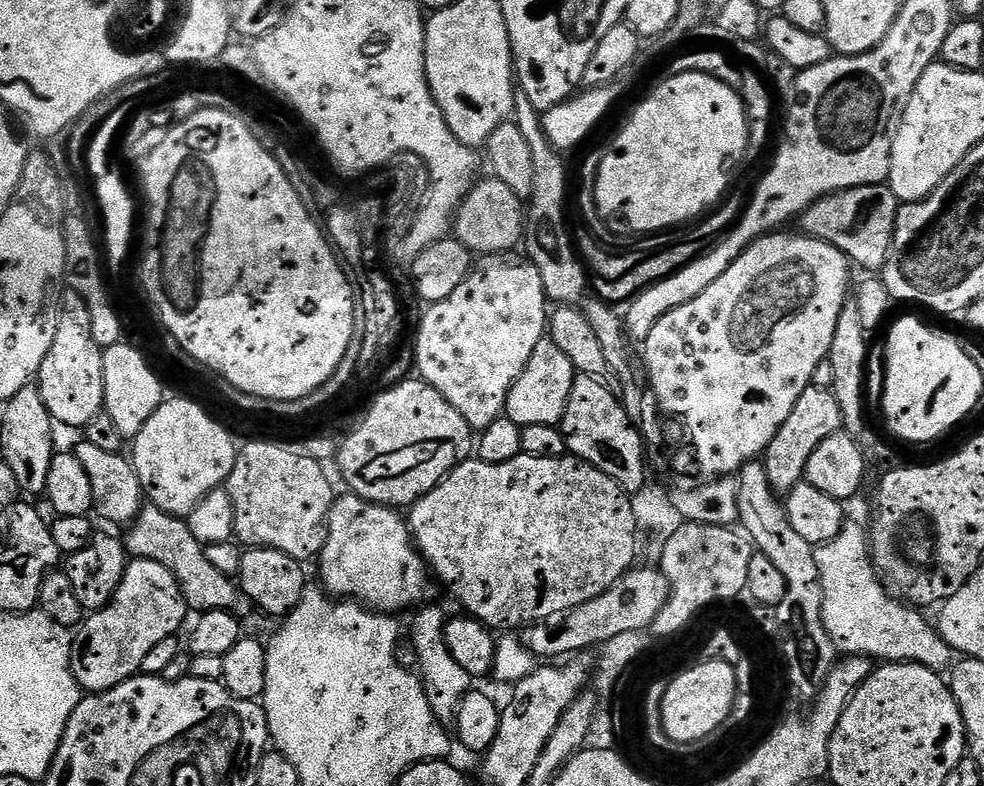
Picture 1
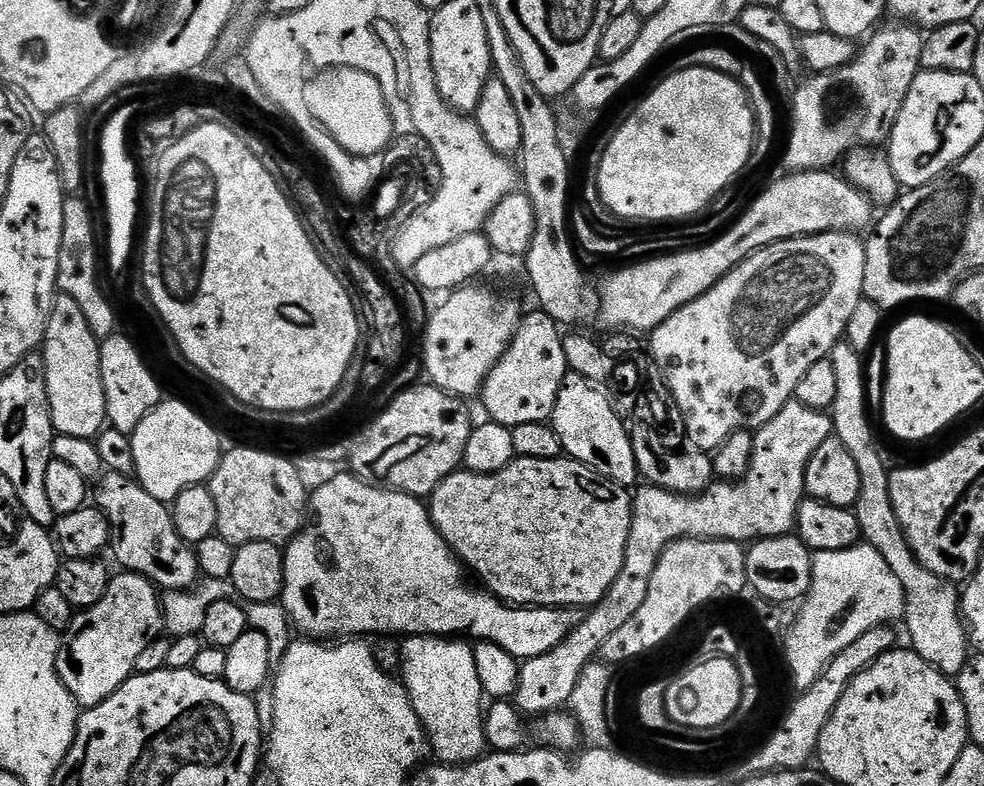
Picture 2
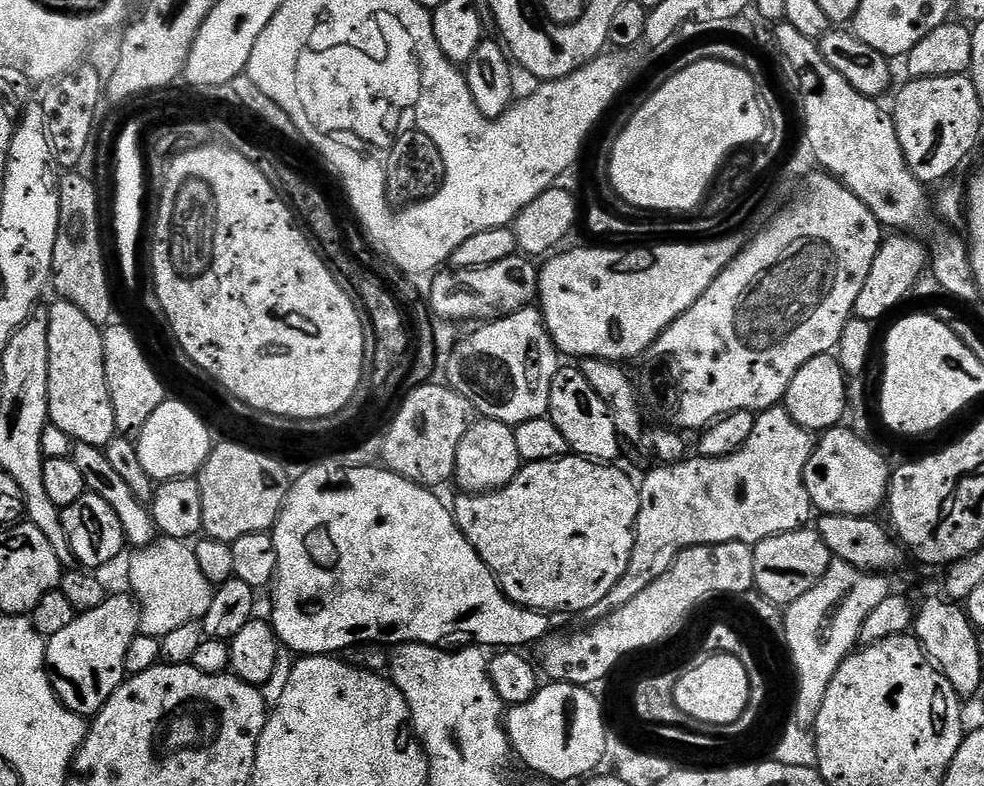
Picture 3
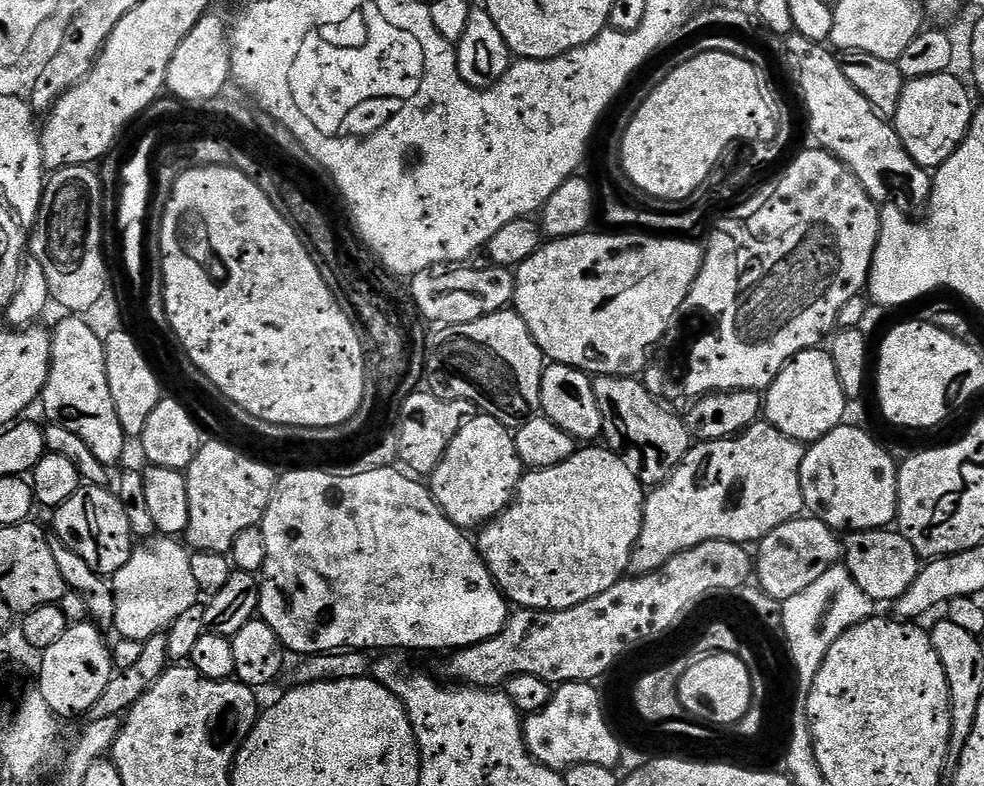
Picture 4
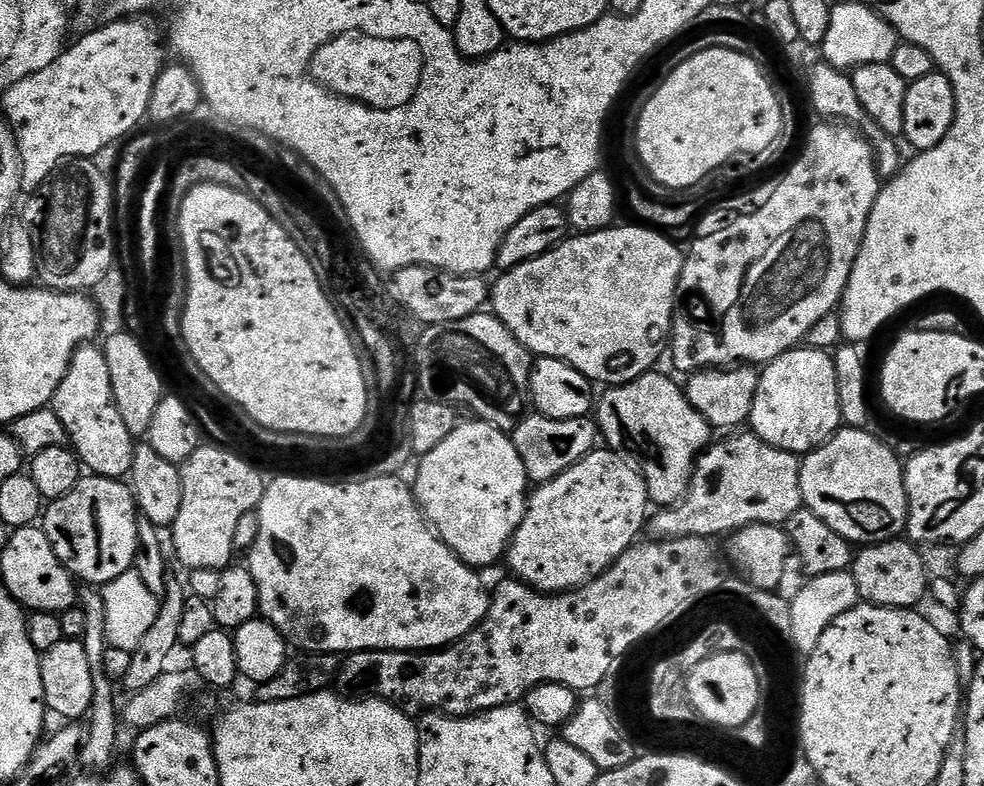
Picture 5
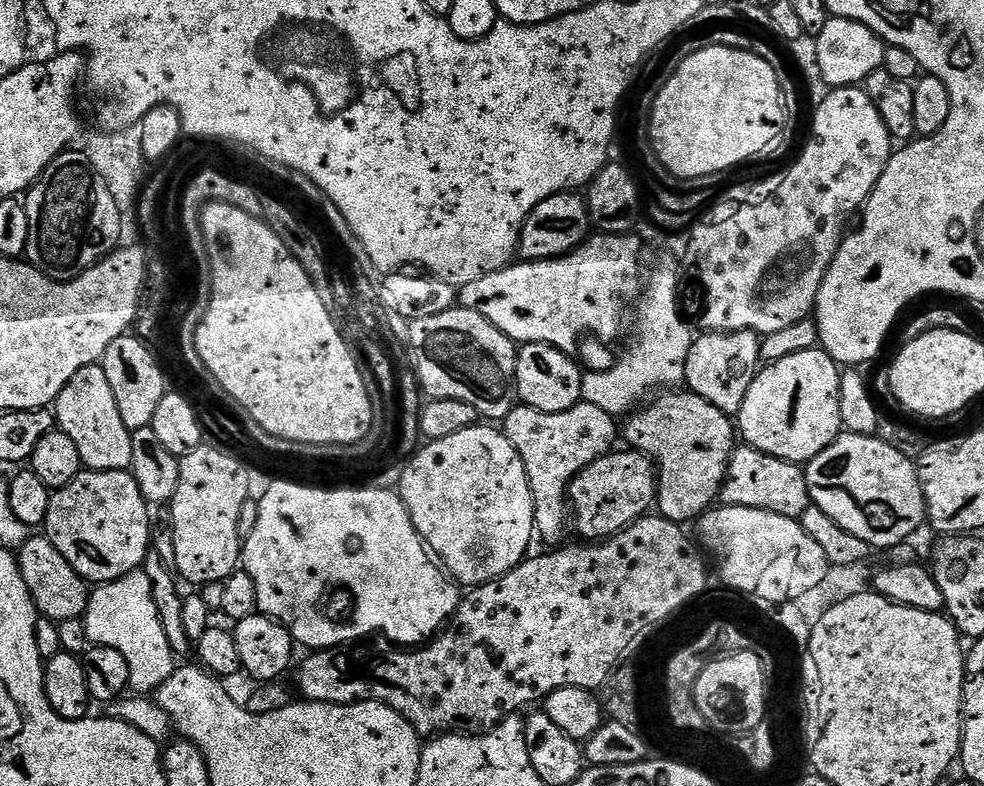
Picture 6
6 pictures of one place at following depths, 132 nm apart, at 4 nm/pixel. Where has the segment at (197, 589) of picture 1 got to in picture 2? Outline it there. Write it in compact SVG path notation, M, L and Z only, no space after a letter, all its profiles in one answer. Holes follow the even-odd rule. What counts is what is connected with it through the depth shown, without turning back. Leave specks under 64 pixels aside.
M105 471L95 485L94 504L108 519L112 531L110 552L116 555L123 571L137 572L161 589L171 592L191 589L201 579L196 549L193 545L185 544L178 530L174 530L169 505L146 494L144 487L133 477Z

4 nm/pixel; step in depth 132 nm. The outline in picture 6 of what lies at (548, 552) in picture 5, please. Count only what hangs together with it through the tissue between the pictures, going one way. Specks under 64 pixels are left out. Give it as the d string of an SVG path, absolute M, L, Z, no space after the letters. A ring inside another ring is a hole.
M613 450L586 466L568 488L570 516L574 528L588 542L599 542L615 536L645 515L656 503L658 473L652 459L635 450Z

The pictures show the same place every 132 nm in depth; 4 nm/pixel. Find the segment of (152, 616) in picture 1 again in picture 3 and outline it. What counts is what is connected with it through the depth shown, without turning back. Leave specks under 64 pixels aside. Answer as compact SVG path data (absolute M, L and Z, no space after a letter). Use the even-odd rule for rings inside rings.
M109 595L102 602L102 606L94 606L94 610L79 613L70 626L66 626L58 634L47 637L44 649L44 666L48 670L48 681L54 690L54 694L74 714L91 718L99 712L100 707L107 702L118 690L118 686L124 683L126 673L126 650L130 642L140 632L140 606L131 595Z

